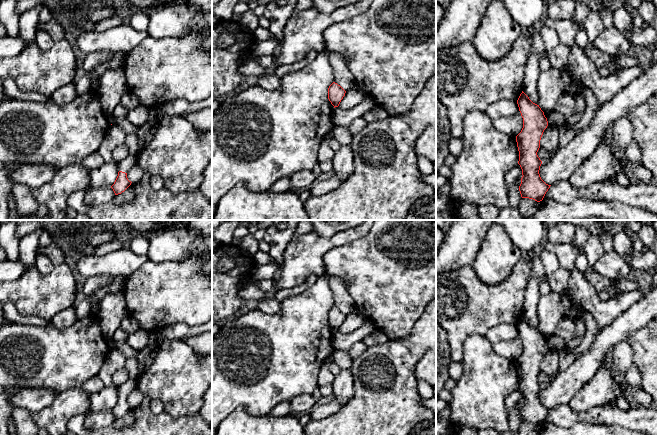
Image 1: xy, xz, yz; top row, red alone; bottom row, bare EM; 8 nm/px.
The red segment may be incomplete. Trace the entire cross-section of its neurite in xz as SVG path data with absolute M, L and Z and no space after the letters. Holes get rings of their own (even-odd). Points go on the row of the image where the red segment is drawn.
M333 82L328 88L328 99L331 104L338 107L341 100L345 96L346 91L337 83Z

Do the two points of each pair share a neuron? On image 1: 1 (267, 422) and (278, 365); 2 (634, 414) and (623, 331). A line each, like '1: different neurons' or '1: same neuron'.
1: different neurons
2: different neurons

